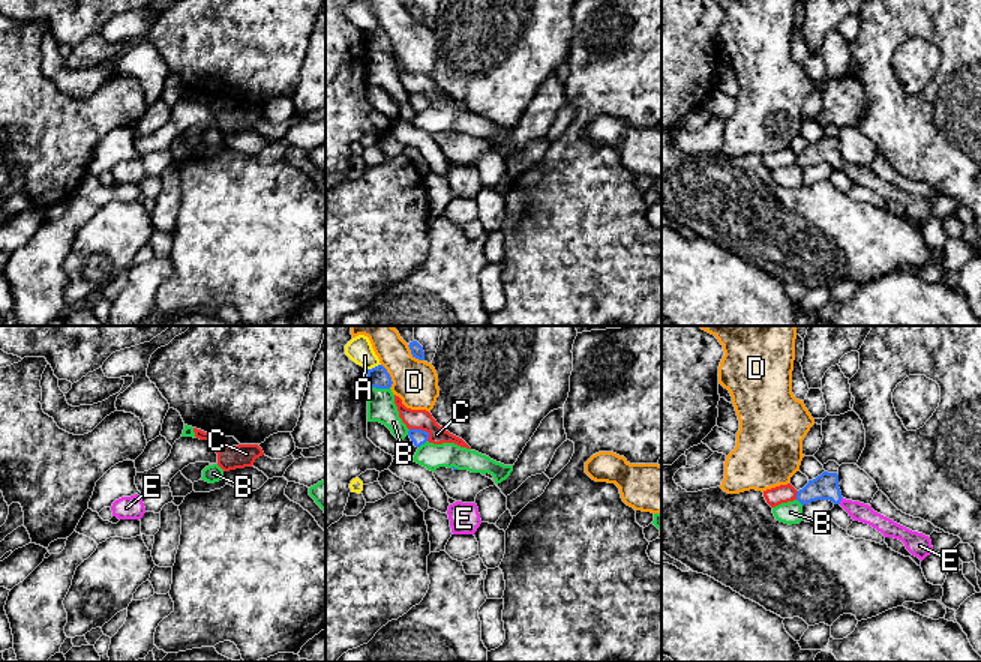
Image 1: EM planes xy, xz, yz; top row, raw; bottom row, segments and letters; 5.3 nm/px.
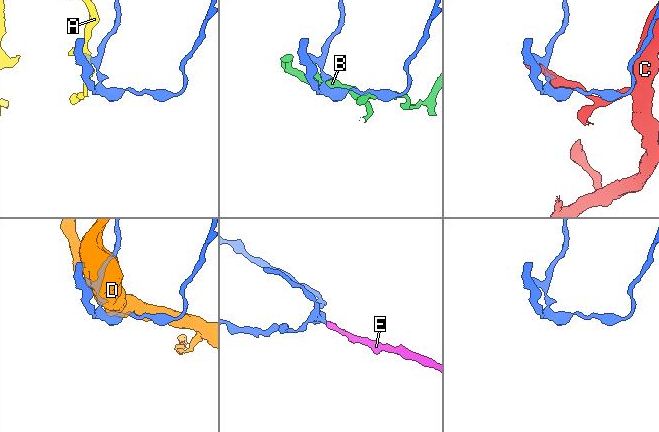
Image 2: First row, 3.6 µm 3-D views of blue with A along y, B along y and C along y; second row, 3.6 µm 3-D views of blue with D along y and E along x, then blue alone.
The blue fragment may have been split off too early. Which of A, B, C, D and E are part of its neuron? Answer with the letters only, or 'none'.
E

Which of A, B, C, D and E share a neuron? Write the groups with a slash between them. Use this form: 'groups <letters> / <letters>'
groups A / B / C / D / E

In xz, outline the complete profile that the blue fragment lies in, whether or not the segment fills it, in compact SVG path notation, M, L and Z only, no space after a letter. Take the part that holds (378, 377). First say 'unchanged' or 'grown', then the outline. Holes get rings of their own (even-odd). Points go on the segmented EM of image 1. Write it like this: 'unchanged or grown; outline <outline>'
unchanged; outline M382 365L368 369L368 383L376 389L390 389L393 384L390 374Z

